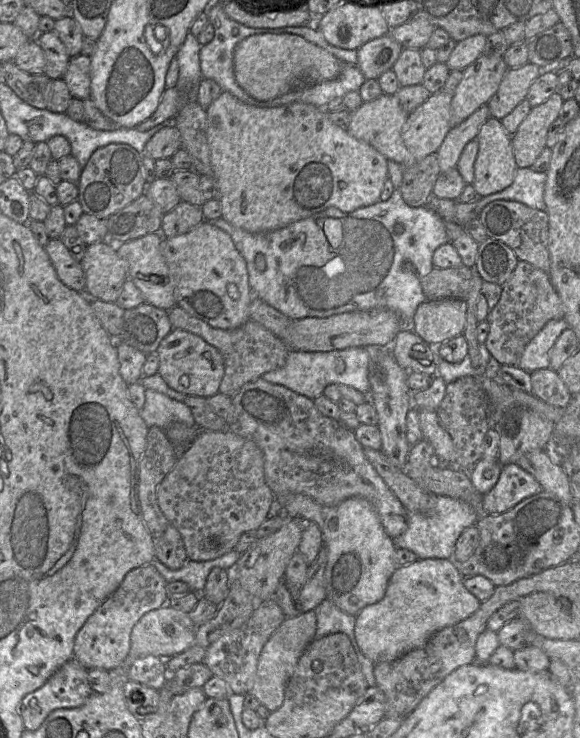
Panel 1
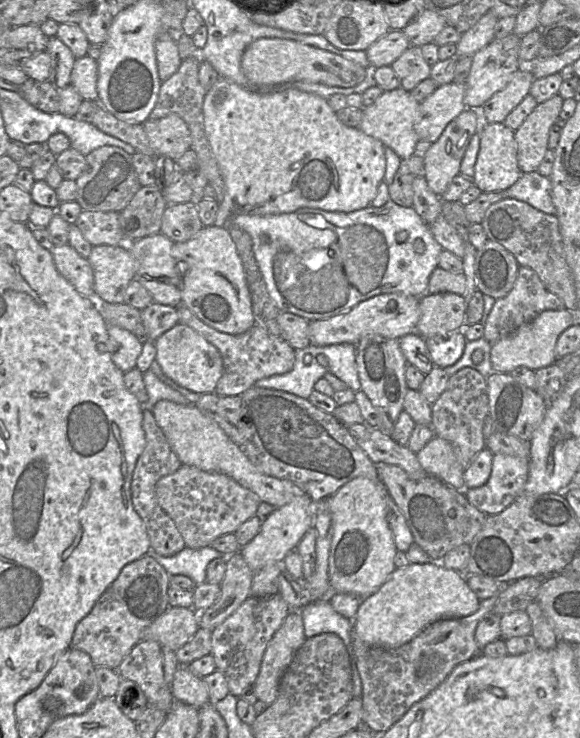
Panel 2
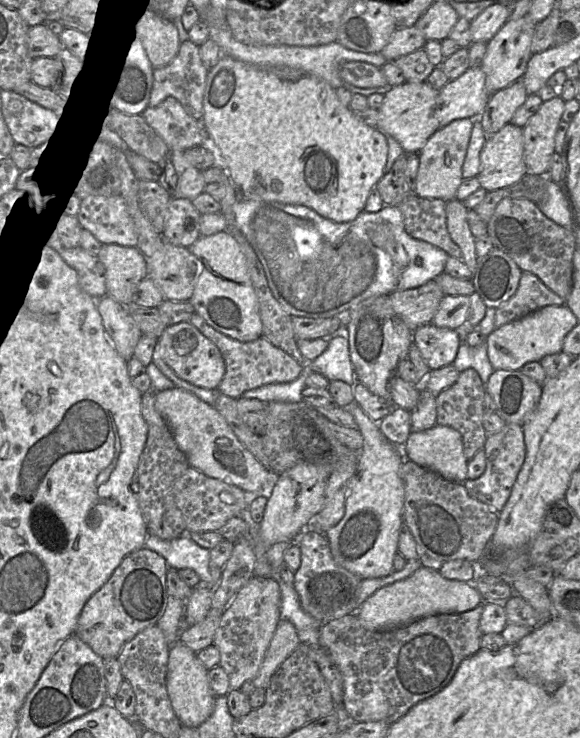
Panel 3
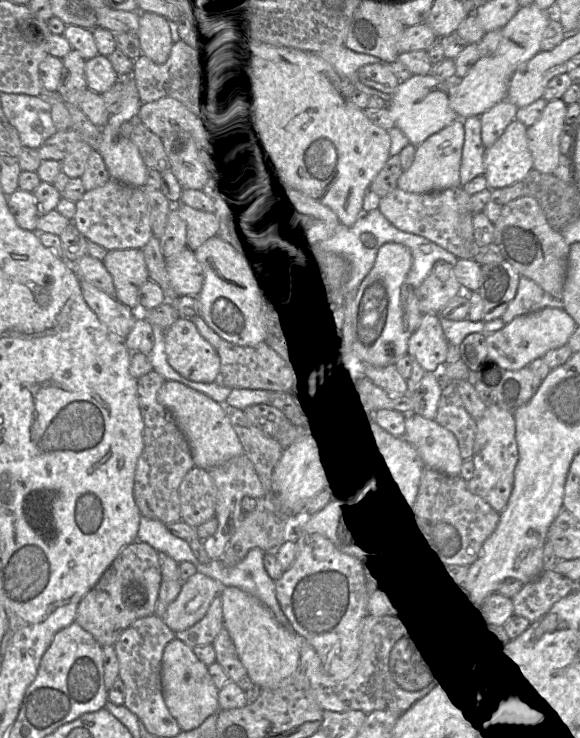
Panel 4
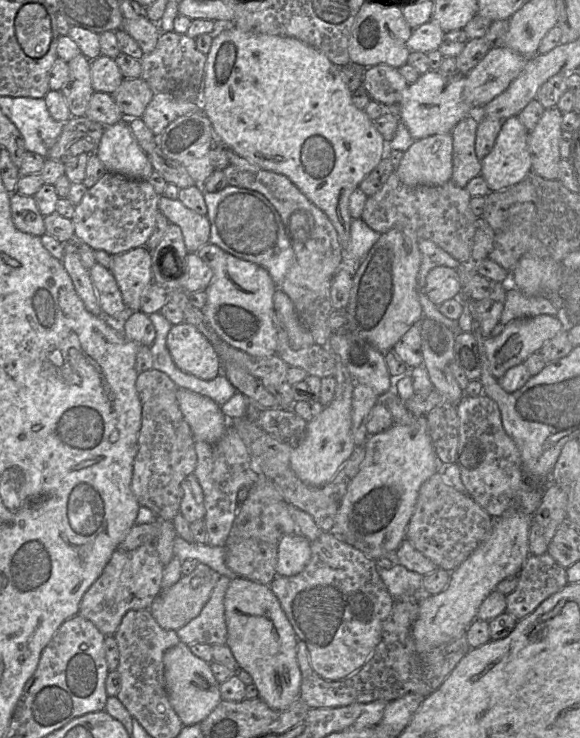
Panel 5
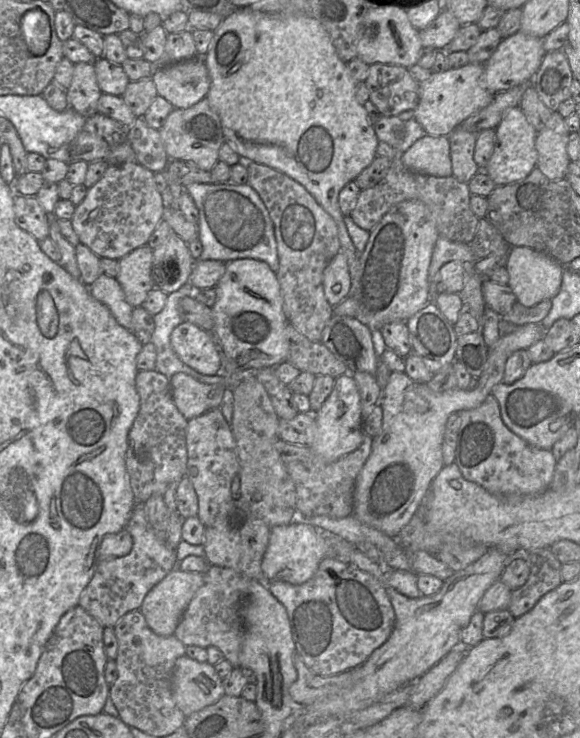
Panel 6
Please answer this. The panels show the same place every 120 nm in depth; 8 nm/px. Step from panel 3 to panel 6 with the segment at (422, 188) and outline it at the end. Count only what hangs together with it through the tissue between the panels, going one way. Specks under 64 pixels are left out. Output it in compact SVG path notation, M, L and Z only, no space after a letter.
M430 136L417 140L407 151L399 154L404 166L412 172L448 177L452 173L450 142L447 136Z

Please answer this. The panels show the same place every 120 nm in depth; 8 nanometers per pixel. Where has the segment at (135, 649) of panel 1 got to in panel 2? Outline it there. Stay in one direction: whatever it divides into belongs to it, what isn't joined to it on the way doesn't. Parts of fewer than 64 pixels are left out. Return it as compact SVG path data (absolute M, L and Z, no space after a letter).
M169 607L145 630L143 639L156 641L161 648L176 652L196 633L198 616L193 608Z

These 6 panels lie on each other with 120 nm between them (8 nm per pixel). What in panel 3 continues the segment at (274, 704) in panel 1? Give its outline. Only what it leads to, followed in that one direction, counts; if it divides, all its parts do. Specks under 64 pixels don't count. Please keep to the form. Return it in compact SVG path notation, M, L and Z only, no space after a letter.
M280 620L259 672L254 678L255 687L266 689L272 675L300 643L295 626L288 620Z

